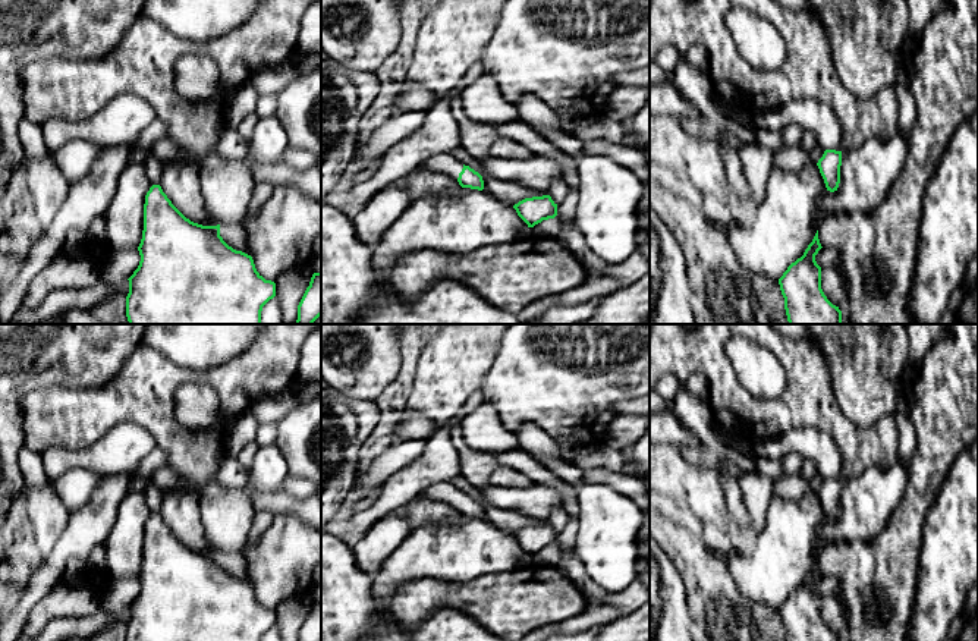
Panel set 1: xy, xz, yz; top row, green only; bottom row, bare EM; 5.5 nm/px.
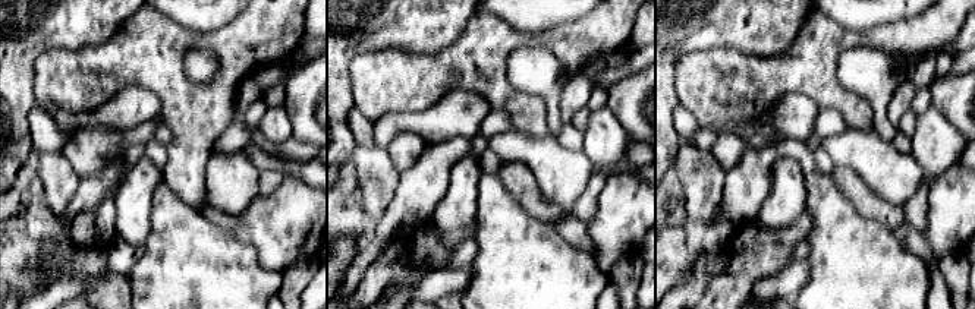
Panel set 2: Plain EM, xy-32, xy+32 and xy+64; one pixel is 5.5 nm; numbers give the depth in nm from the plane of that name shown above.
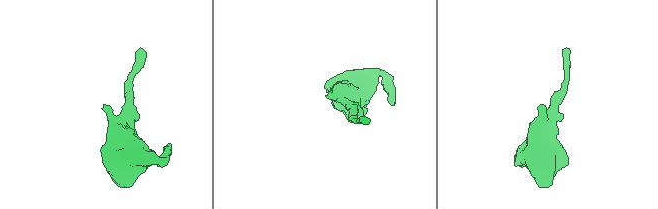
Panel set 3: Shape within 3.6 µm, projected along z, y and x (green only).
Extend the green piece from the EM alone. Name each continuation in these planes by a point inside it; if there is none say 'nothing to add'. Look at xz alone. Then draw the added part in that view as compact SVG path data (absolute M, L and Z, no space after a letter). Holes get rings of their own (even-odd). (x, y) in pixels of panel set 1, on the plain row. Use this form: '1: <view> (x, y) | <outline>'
1: xz (446, 492) | M437 483L424 490L416 499L441 500L457 509L463 491L452 483Z

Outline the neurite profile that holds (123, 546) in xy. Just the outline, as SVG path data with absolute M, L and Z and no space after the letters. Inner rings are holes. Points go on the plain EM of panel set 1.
M141 491L128 494L116 509L116 518L104 544L107 571L119 579L138 578L144 559L145 524L152 515Z

